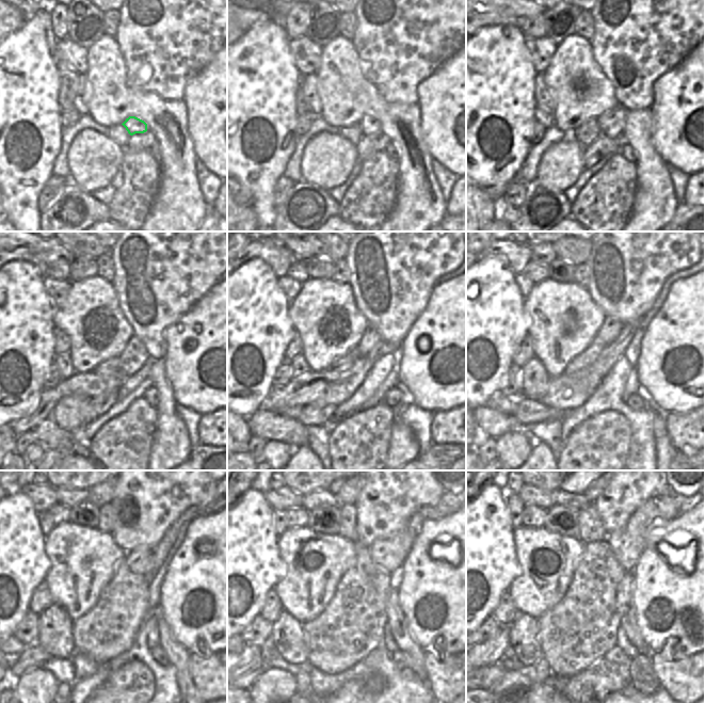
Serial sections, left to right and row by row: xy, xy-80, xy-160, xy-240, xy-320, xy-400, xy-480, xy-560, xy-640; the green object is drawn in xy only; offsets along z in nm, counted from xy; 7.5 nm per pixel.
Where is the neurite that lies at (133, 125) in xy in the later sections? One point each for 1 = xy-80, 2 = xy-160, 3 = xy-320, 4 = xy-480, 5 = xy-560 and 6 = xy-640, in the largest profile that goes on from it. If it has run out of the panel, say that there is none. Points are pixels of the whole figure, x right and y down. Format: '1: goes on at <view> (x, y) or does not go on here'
1: goes on at xy-80 (369, 125)
2: goes on at xy-160 (611, 123)
3: goes on at xy-320 (371, 346)
4: goes on at xy-480 (139, 560)
5: goes on at xy-560 (389, 554)
6: goes on at xy-640 (626, 543)

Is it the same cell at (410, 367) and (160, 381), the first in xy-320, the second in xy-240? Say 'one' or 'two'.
two

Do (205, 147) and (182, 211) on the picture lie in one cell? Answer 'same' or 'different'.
different

